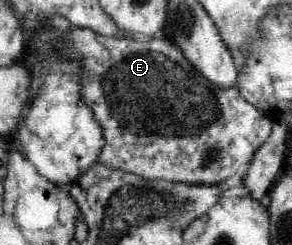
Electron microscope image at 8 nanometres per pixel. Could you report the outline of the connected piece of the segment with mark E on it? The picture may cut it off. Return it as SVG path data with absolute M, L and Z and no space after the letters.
M71 26L66 36L58 39L59 56L65 56L69 60L79 60L80 75L82 78L78 81L80 85L81 99L91 111L95 113L94 118L103 130L104 144L100 149L98 162L109 169L122 169L126 172L135 173L143 178L159 178L170 182L185 182L192 184L219 184L243 167L247 167L255 155L255 151L269 139L273 131L273 118L266 115L255 104L248 102L242 95L237 86L225 89L221 88L209 79L205 78L191 62L189 62L182 50L176 44L173 44L168 38L163 36L151 37L151 39L141 39L135 37L107 37L97 33L93 29Z

